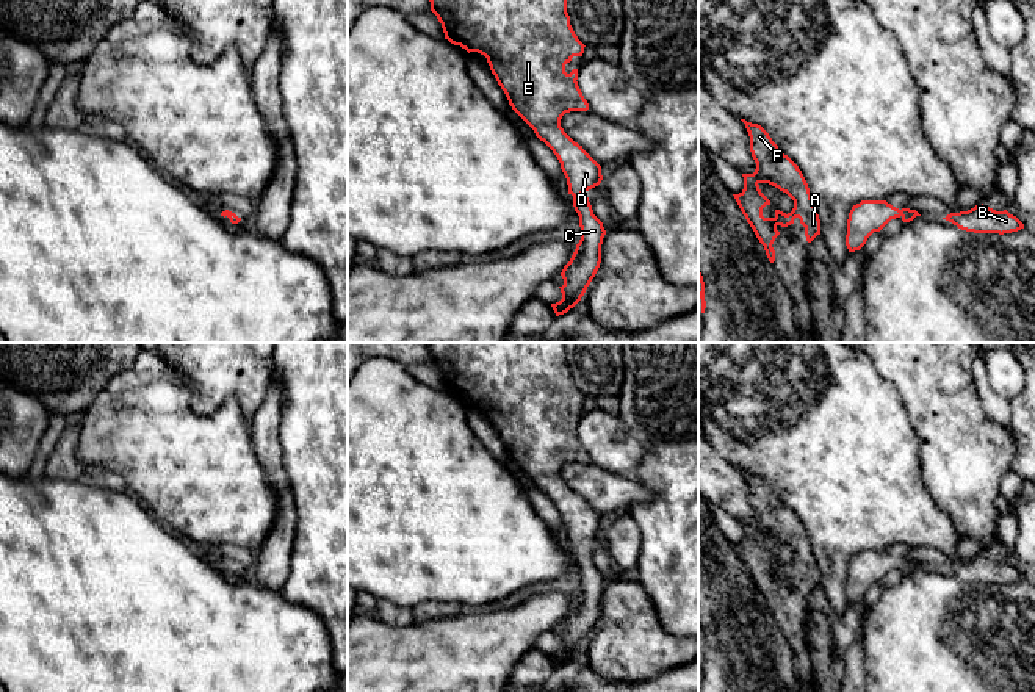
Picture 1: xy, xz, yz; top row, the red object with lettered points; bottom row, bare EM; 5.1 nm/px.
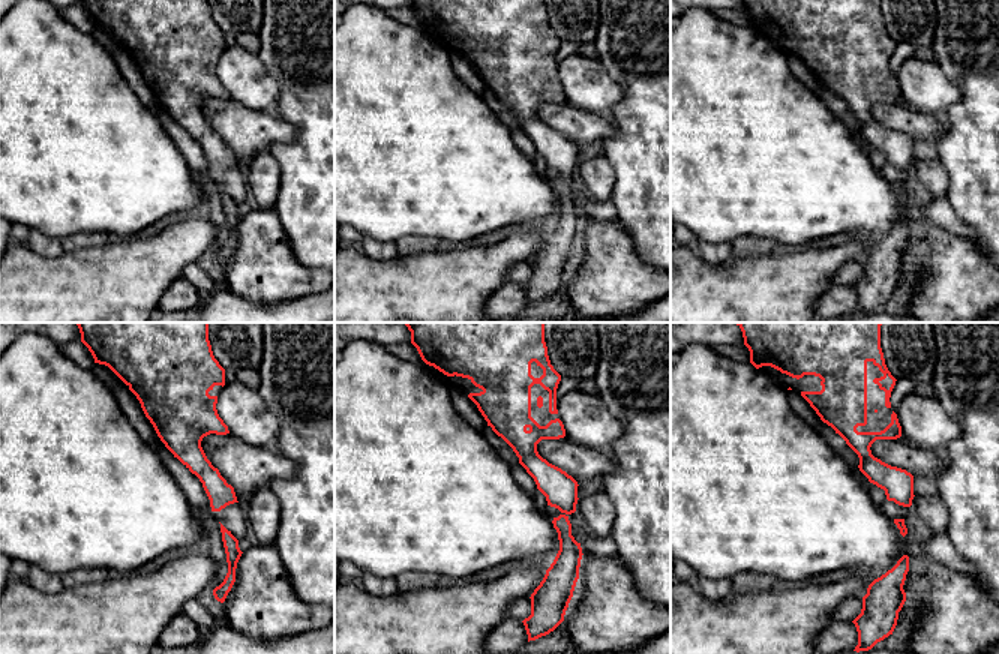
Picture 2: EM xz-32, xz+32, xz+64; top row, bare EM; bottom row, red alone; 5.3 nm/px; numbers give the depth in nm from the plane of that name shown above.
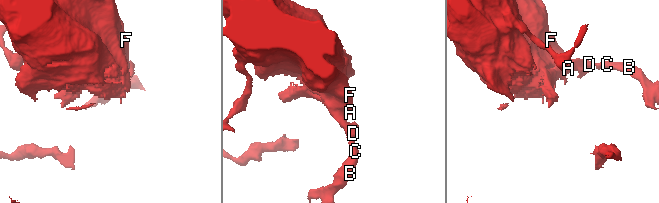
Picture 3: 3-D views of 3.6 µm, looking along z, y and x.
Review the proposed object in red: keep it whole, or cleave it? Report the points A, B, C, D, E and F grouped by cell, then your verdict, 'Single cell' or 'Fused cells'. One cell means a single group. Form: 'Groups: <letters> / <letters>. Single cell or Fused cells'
Groups: A B C D E F. Single cell

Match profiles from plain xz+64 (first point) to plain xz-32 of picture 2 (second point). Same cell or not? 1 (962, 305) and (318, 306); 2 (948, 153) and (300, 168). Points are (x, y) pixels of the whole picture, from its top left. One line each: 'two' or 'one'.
1: two
2: one

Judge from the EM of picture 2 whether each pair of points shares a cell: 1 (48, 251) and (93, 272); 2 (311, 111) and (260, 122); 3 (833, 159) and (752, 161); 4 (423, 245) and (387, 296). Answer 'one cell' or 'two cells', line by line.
1: two cells
2: two cells
3: one cell
4: two cells

